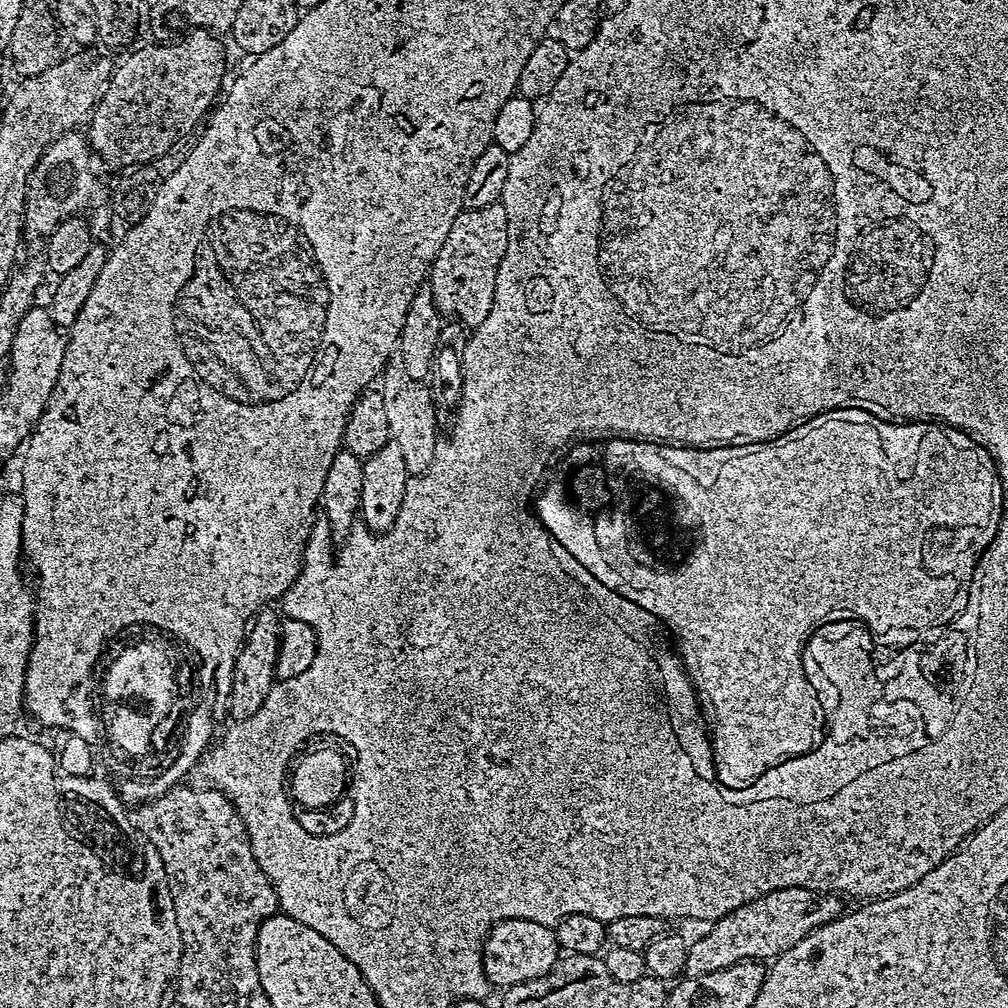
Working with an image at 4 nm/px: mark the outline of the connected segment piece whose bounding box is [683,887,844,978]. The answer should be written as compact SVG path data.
M783 887L740 906L738 910L713 921L710 930L689 943L683 975L700 977L714 970L726 969L740 960L773 960L791 946L797 945L806 934L828 924L841 915L844 906L835 893L806 890L805 887Z

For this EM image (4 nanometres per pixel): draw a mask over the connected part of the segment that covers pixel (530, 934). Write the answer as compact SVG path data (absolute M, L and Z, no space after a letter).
M522 918L498 922L484 939L484 973L489 985L496 987L497 984L500 990L547 976L561 956L556 933L549 925Z

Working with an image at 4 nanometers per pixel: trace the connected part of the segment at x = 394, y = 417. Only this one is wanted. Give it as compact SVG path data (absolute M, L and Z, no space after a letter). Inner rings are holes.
M389 366L382 373L382 393L385 398L386 417L389 422L391 440L398 442L402 459L406 462L409 477L423 476L432 471L436 460L438 439L436 440L436 416L438 409L432 400L431 388L423 383L407 378L400 378L396 384L395 367Z

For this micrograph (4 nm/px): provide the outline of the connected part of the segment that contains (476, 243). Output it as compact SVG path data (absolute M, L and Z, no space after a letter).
M498 202L490 206L460 211L458 218L454 218L454 226L450 226L450 234L446 234L446 242L442 242L442 250L438 250L434 258L431 272L426 277L426 287L432 291L432 297L441 317L453 316L465 324L465 329L471 330L483 322L486 314L490 314L490 306L494 306L494 286L498 278L498 266L502 262L502 254L506 254L507 241L506 212Z

